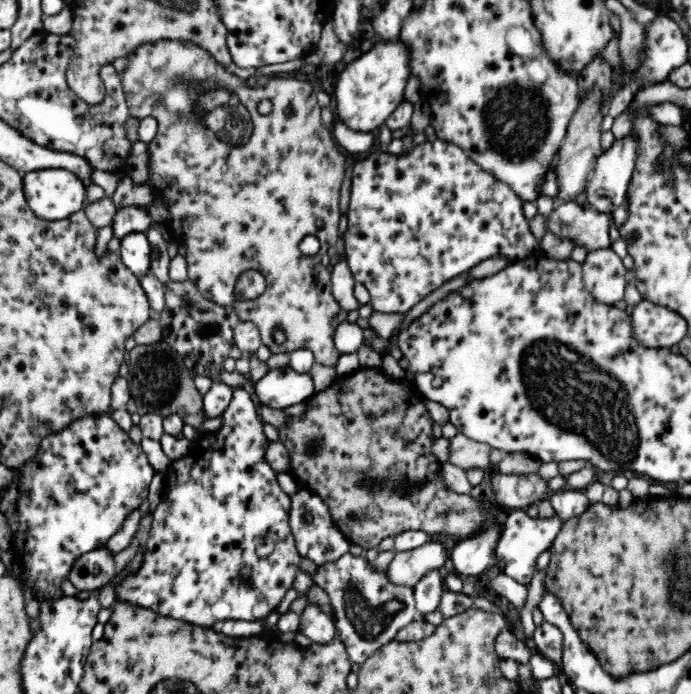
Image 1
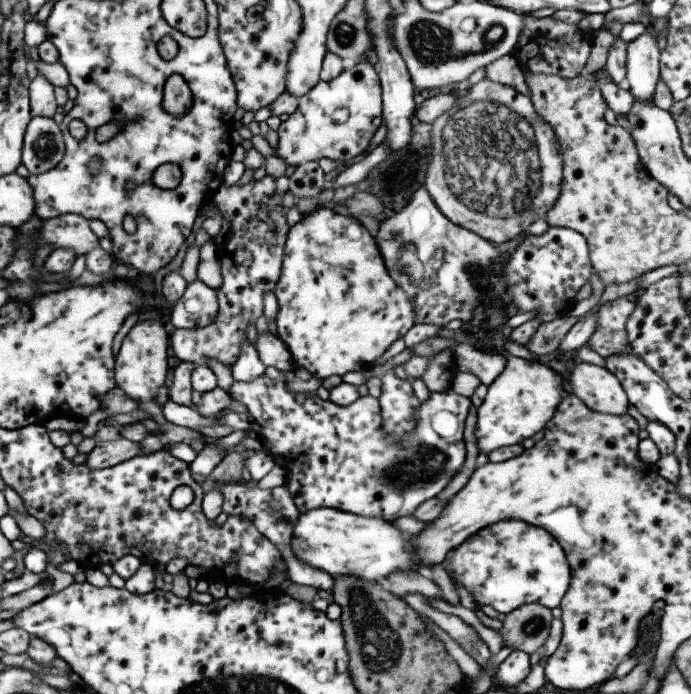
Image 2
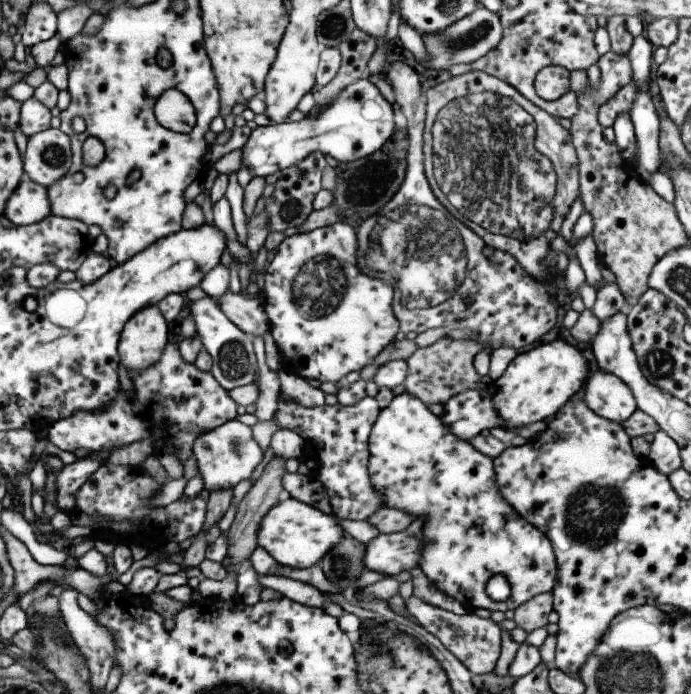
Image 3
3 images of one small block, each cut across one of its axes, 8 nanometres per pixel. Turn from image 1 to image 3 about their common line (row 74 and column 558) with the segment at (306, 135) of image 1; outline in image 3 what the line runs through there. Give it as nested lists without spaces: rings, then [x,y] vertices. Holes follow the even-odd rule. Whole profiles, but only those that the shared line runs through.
[[[465,72],[465,74],[461,74],[461,76],[455,76],[449,78],[446,82],[441,82],[441,84],[437,84],[436,86],[431,86],[426,92],[424,92],[425,102],[424,102],[424,128],[422,132],[422,156],[423,156],[423,170],[424,176],[427,180],[429,189],[437,201],[445,208],[445,210],[451,210],[451,216],[456,218],[464,224],[465,227],[469,228],[476,236],[479,236],[483,243],[494,250],[501,250],[501,252],[507,252],[510,256],[515,258],[515,261],[523,268],[523,272],[525,274],[529,274],[535,282],[540,284],[540,288],[543,289],[543,285],[541,283],[547,283],[549,280],[549,272],[547,272],[547,268],[543,266],[544,263],[547,263],[546,255],[548,254],[549,250],[549,242],[555,238],[559,234],[559,229],[561,228],[561,222],[563,222],[563,218],[567,212],[569,212],[569,208],[571,204],[577,199],[578,196],[578,162],[576,158],[576,153],[573,148],[573,144],[571,143],[568,130],[564,130],[560,125],[557,119],[551,117],[547,111],[540,110],[537,106],[534,106],[529,100],[526,100],[515,88],[512,88],[507,82],[500,80],[499,78],[489,76],[484,74],[483,72]]]

